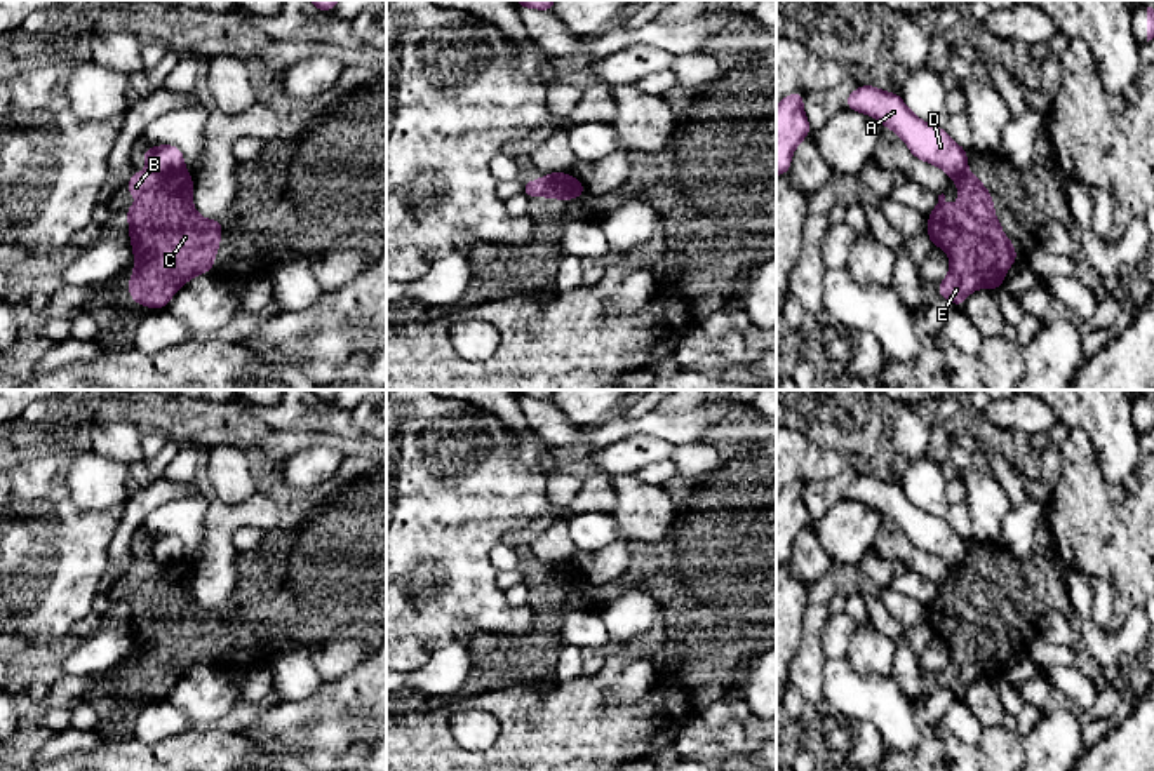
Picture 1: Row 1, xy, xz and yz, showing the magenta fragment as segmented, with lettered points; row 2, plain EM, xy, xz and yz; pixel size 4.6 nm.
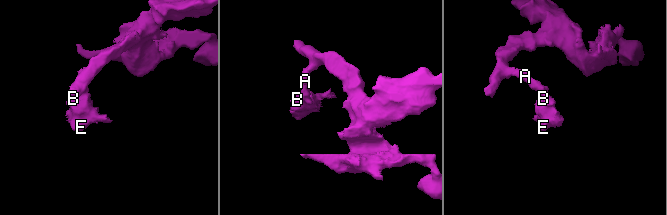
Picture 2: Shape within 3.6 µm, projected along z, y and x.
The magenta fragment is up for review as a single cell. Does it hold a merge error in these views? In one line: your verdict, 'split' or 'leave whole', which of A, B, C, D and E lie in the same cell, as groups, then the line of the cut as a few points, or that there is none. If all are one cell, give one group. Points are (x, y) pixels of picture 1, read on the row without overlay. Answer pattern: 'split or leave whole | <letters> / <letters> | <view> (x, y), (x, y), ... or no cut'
split | A D / B C E | xy (150, 557), (159, 563), (183, 559)

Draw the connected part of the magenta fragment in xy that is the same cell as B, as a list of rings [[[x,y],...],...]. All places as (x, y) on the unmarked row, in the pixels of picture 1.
[[[151,559],[132,562],[127,573],[132,588],[139,588],[146,580],[153,581],[144,592],[125,599],[136,647],[127,680],[136,694],[146,694],[151,700],[165,698],[181,675],[198,663],[211,663],[216,653],[223,613],[221,609],[207,611],[193,599],[191,576],[193,566],[185,559],[172,564],[158,564]]]

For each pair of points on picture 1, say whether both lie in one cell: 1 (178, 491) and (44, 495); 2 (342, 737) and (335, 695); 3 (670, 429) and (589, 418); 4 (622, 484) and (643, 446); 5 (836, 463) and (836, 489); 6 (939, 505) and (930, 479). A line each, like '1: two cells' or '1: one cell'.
1: two cells
2: two cells
3: two cells
4: two cells
5: two cells
6: one cell

